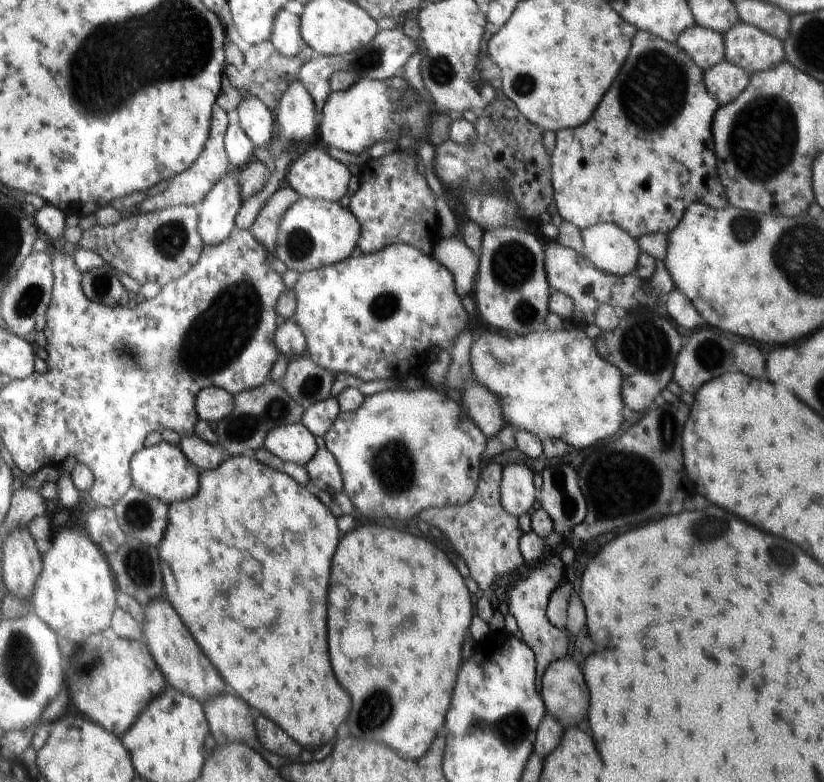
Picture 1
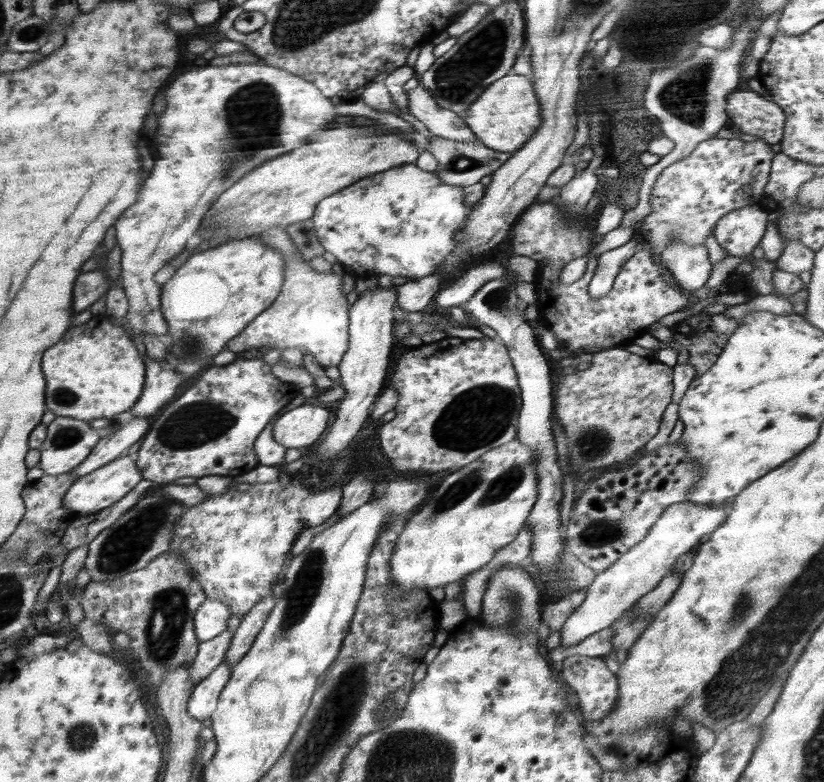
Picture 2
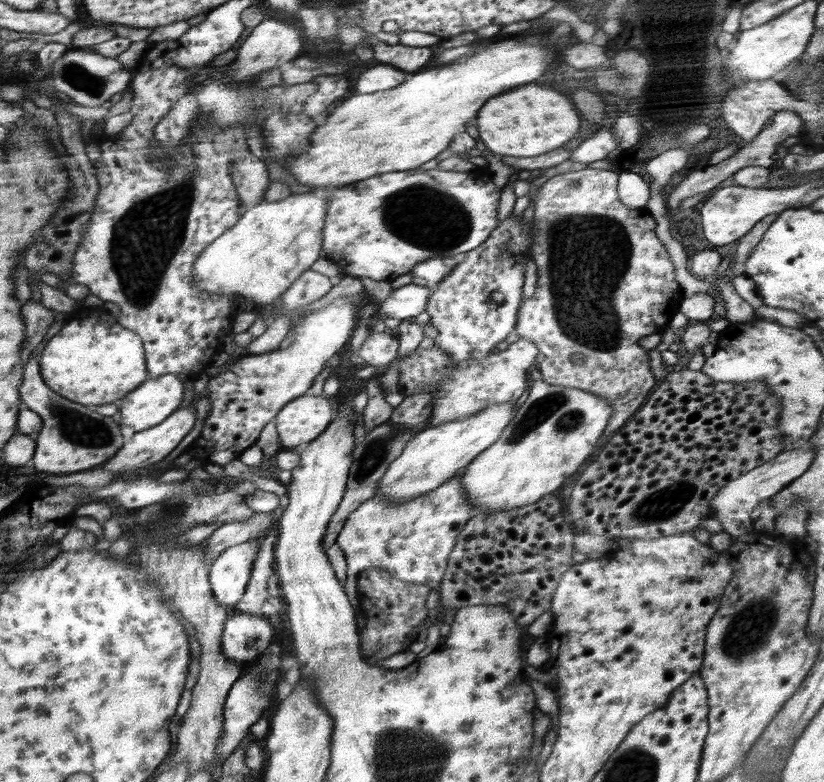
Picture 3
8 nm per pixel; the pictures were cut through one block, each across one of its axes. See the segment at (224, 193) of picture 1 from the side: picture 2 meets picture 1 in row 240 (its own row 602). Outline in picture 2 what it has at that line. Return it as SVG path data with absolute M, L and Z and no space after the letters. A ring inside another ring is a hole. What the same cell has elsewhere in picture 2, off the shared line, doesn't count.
M219 598L206 599L198 607L193 621L199 642L206 642L227 630L231 616L230 609L225 602Z

